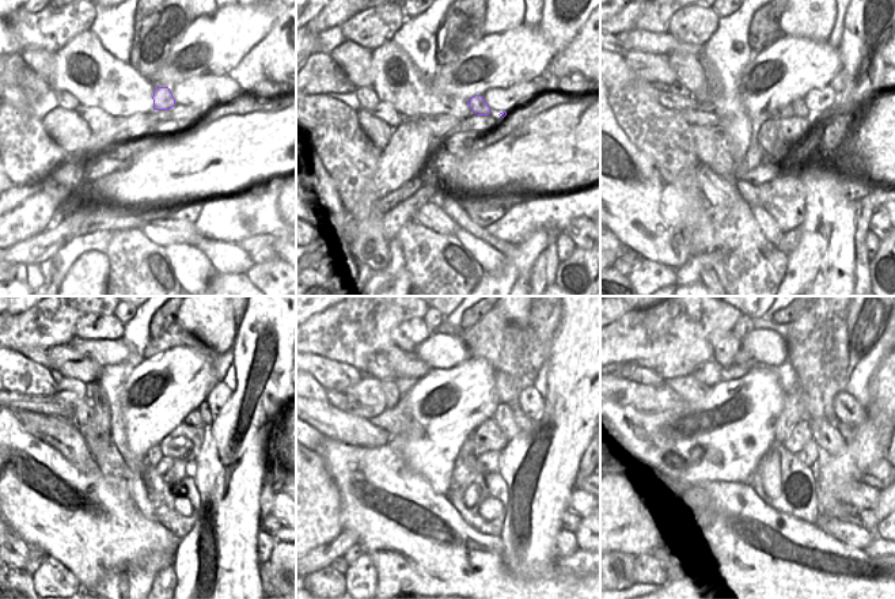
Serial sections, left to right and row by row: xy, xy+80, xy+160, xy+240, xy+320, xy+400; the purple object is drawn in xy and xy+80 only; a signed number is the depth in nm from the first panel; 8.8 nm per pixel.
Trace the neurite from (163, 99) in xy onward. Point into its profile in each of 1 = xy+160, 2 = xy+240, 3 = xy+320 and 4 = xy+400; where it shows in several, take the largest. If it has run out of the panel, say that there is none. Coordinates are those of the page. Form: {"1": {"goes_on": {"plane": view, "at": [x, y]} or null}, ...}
{"1": {"goes_on": {"plane": "xy+160", "at": [797, 107]}}, "2": {"goes_on": {"plane": "xy+240", "at": [200, 417]}}, "3": {"goes_on": {"plane": "xy+320", "at": [504, 417]}}, "4": {"goes_on": {"plane": "xy+400", "at": [827, 438]}}}

